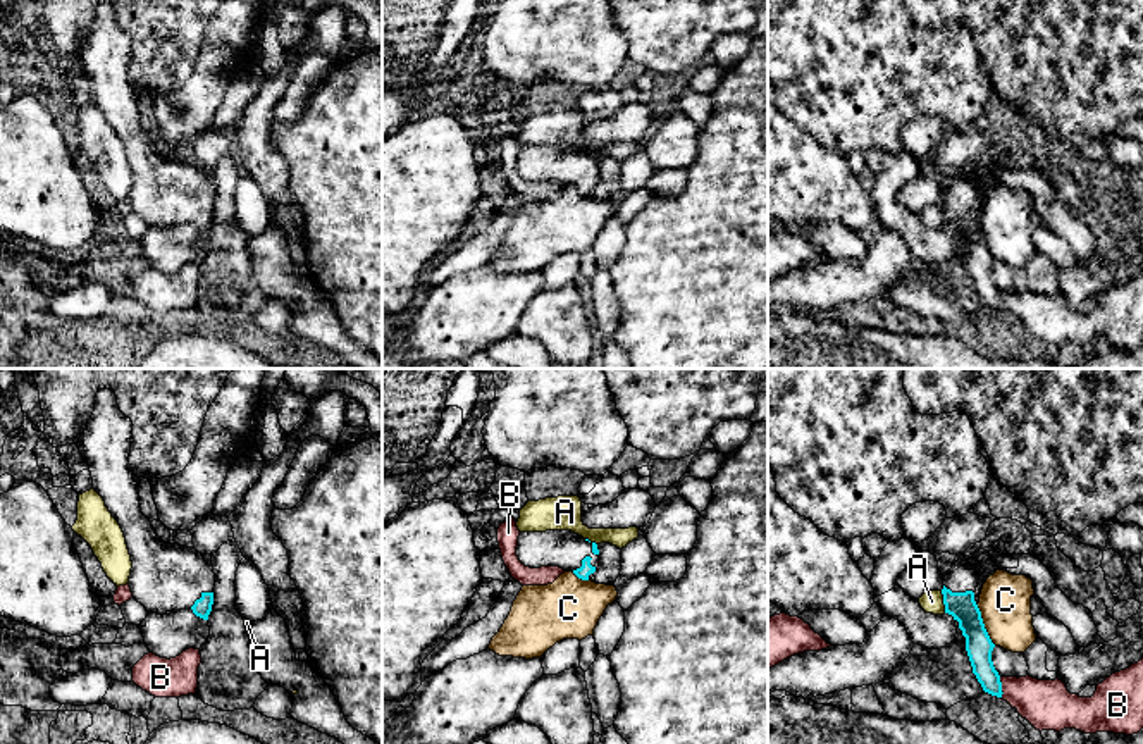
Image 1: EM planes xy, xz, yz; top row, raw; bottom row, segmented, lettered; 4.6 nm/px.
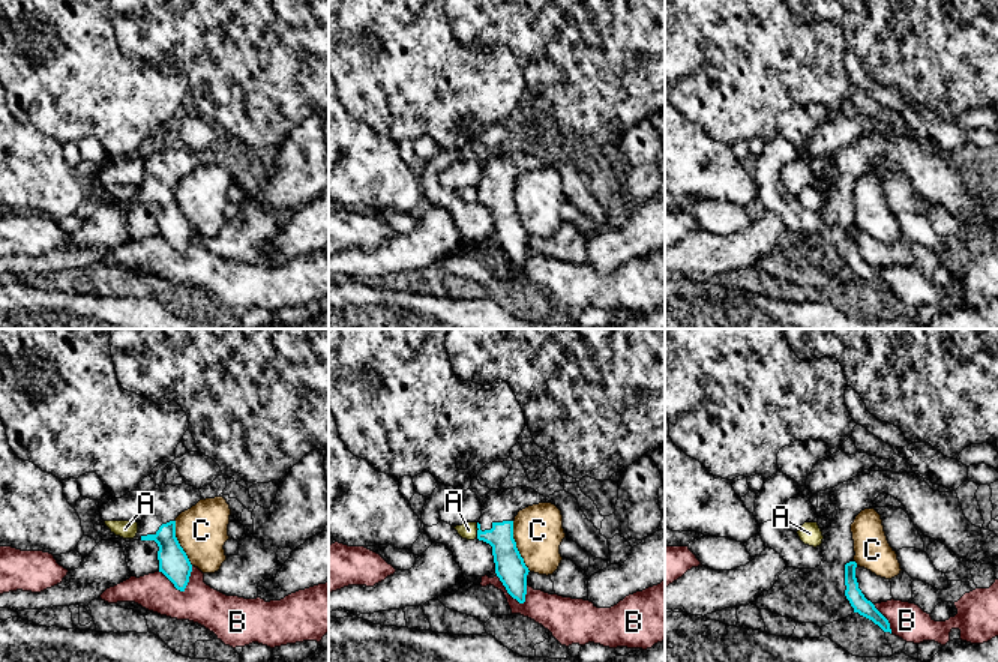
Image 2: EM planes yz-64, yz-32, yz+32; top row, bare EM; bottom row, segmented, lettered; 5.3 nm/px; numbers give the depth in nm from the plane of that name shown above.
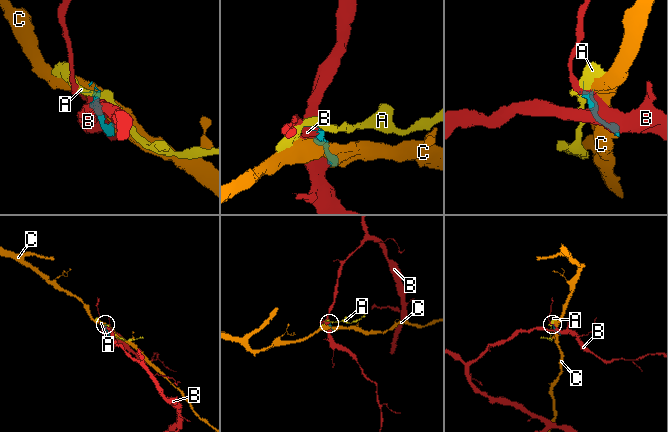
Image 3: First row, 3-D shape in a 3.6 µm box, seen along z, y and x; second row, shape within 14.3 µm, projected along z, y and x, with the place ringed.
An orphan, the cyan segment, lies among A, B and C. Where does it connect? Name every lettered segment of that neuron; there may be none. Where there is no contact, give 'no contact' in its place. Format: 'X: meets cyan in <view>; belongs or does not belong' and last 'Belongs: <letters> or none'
A: meets cyan in yz; does not belong
B: meets cyan in yz; does not belong
C: meets cyan in yz; does not belong
Belongs: none

